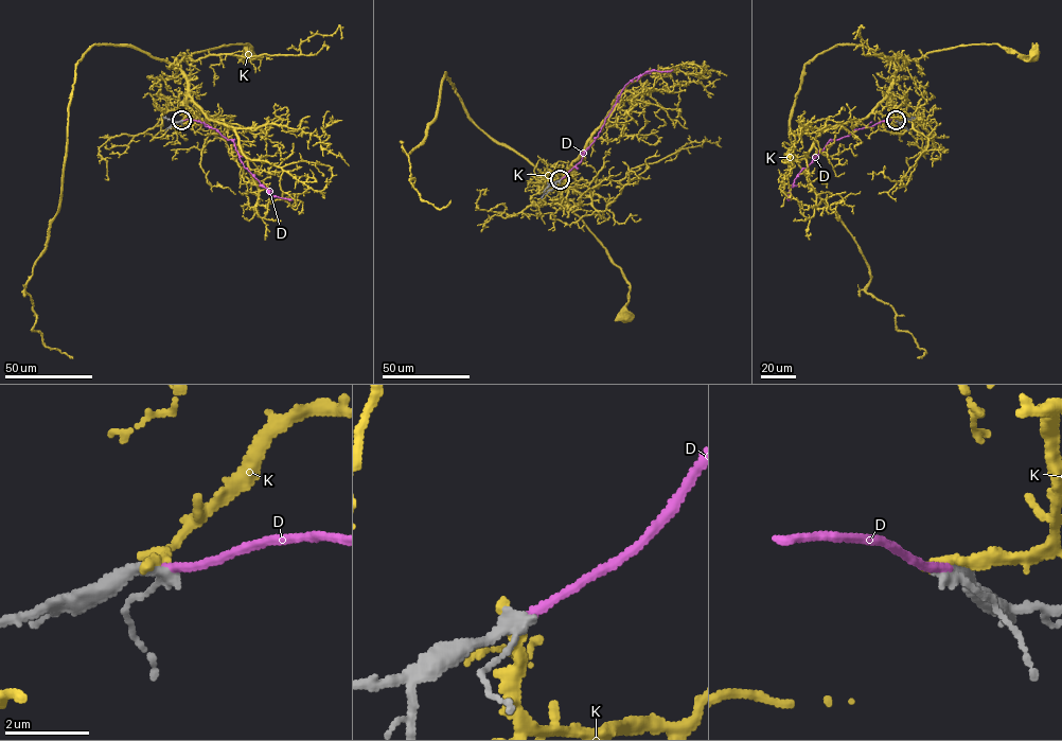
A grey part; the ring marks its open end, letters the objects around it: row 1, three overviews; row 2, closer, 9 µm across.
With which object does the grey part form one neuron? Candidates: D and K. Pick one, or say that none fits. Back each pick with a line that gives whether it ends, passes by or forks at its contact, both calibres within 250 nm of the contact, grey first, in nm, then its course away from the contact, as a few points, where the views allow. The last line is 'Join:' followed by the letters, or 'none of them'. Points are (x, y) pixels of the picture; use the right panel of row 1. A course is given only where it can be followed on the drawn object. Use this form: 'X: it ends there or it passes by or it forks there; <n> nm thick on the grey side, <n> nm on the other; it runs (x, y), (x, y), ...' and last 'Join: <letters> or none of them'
Join: none of them

